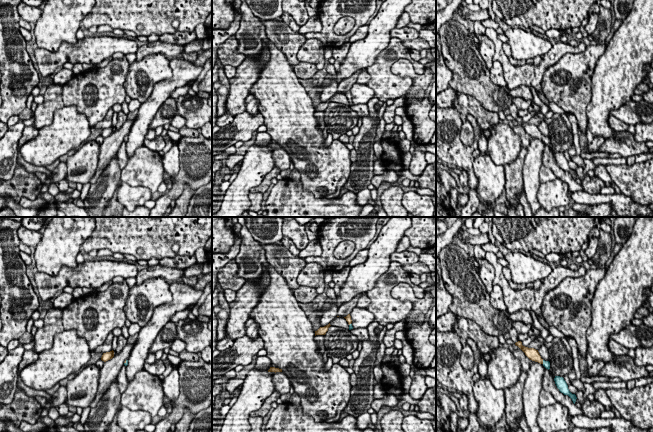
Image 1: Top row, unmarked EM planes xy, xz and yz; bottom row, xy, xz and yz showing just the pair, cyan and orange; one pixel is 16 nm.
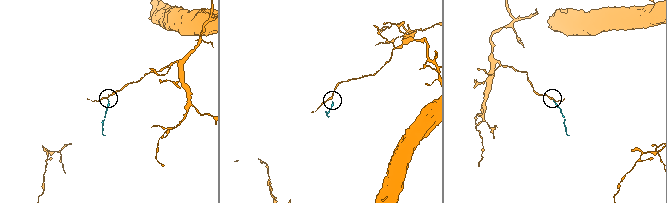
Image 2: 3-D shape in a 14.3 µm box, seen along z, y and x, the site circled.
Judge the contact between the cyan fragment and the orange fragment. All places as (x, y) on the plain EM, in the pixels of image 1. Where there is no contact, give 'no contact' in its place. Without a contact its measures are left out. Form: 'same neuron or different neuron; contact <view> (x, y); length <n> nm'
same neuron; contact xy (126, 138); length 70 nm

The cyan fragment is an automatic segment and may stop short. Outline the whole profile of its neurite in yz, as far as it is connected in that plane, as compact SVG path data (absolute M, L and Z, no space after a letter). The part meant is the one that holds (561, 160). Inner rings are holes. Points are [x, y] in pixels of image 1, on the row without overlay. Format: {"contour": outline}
{"contour": "M555 152L554 157L559 167L563 169L564 171L568 171L572 175L573 179L575 180L577 173L575 170L572 170L569 167L568 161L566 157L564 156L564 154L560 152Z"}

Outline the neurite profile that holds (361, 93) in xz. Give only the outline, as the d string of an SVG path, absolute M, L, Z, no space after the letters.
M355 83L351 89L352 102L354 105L367 104L374 97L374 90L366 84Z

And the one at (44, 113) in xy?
M49 83L43 95L44 102L38 104L34 111L34 124L37 129L52 123L54 112L65 107L62 100L62 85Z

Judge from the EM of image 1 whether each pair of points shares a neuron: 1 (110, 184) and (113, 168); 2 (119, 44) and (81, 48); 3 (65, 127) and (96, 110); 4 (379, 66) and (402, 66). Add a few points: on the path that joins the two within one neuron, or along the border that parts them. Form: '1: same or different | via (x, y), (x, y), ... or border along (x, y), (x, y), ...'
1: same | via (110, 180), (112, 172)
2: same | via (110, 44), (99, 48), (90, 48)
3: different | border along (65, 105), (73, 105), (85, 116), (91, 127)
4: different | border along (391, 64), (391, 71), (394, 74), (410, 78)

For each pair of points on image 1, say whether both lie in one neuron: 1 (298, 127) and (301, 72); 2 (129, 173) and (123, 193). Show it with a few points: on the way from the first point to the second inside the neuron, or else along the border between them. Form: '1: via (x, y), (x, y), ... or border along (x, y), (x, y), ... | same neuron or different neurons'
1: border along (292, 68), (298, 79) | different neurons
2: border along (121, 181), (132, 186), (146, 186), (149, 188) | different neurons

